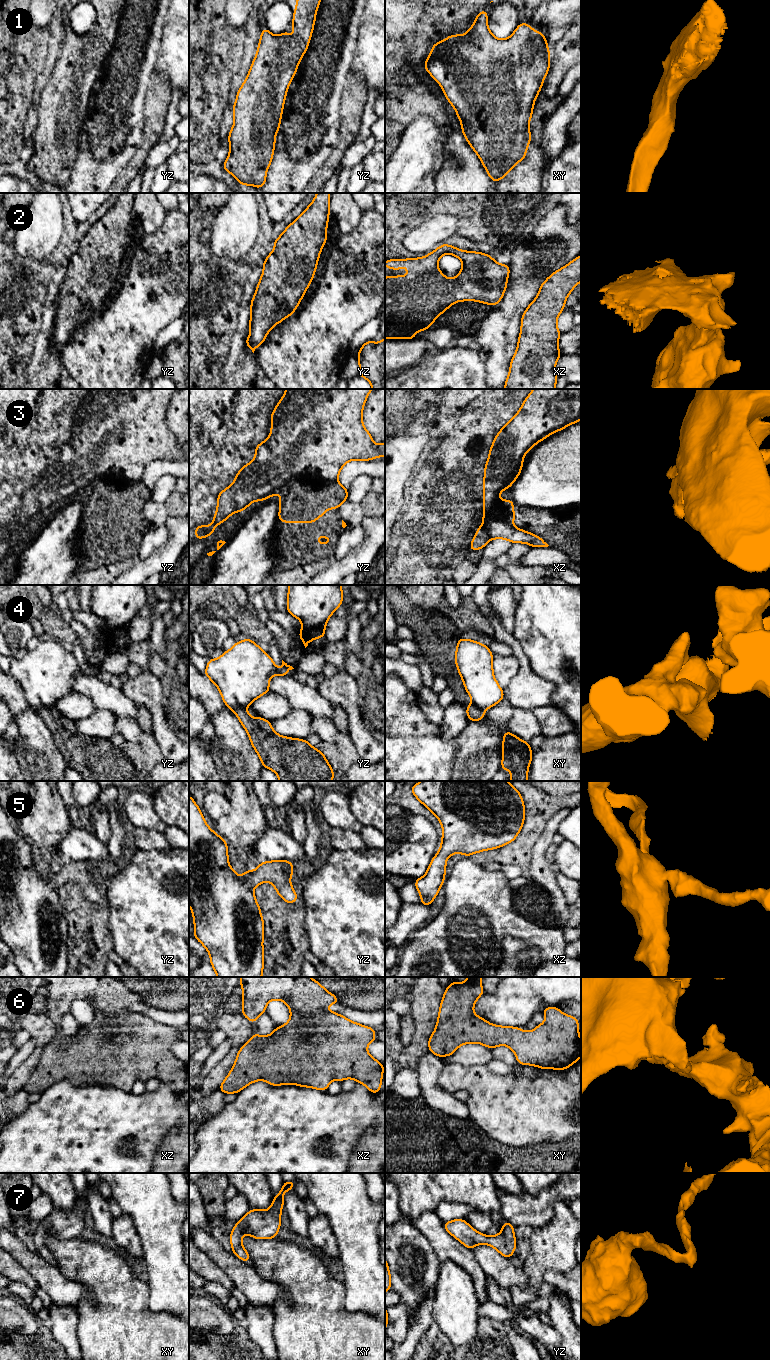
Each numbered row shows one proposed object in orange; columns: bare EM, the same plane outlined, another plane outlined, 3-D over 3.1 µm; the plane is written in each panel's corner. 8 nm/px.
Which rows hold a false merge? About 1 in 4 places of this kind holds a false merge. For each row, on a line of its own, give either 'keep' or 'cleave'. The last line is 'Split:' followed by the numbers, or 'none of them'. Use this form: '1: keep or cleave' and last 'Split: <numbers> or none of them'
1: keep
2: keep
3: cleave
4: cleave
5: keep
6: keep
7: keep
Split: 3, 4

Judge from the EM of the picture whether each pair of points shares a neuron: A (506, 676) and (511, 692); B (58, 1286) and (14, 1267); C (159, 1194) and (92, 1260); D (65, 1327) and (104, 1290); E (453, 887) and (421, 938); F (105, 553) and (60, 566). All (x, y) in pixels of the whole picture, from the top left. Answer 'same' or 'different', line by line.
A: different
B: different
C: different
D: different
E: same
F: different

